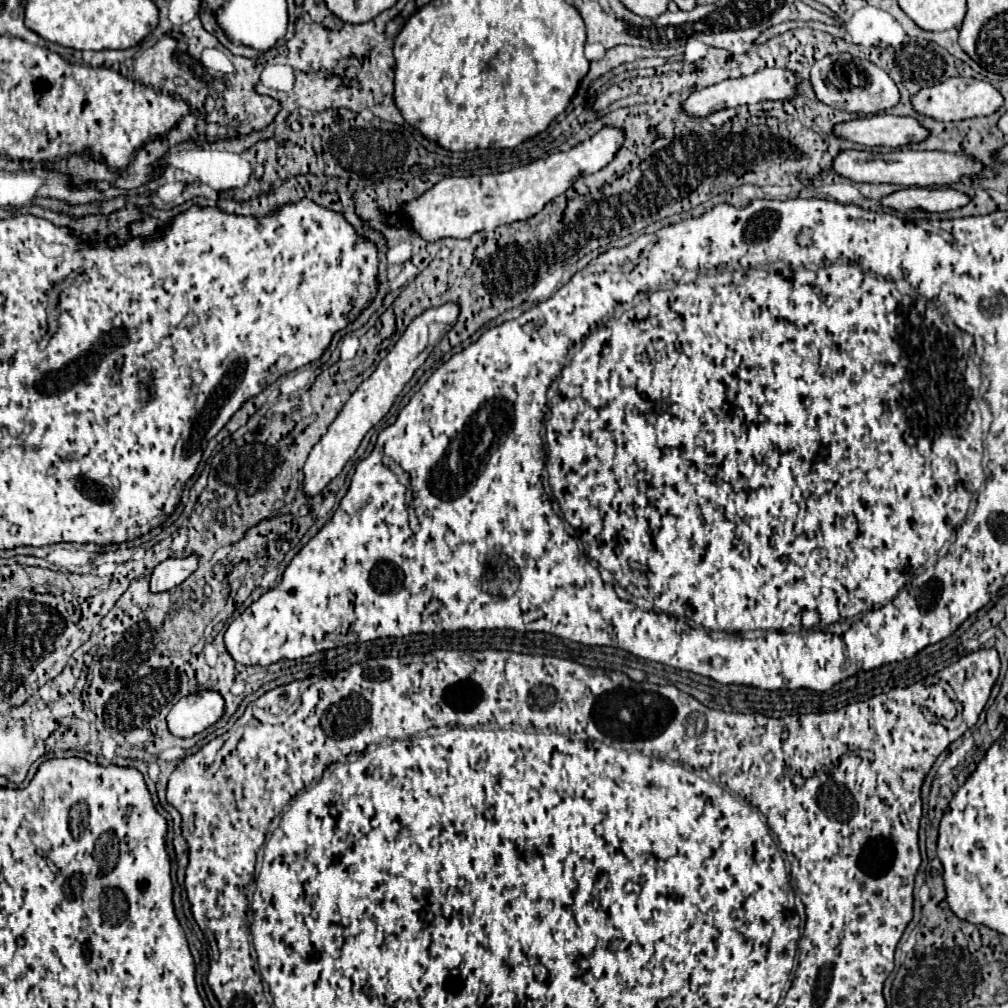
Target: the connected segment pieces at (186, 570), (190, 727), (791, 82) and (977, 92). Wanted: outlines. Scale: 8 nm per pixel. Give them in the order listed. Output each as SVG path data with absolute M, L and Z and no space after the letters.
M190 554L184 558L166 558L154 568L150 588L152 592L172 590L176 584L182 584L196 568L198 568L196 554Z
M216 690L184 696L168 714L168 728L174 736L190 738L216 724L224 714L224 698Z
M764 68L752 76L740 76L734 80L724 80L724 82L718 82L718 84L712 84L712 86L706 86L702 90L692 92L682 102L682 112L692 116L692 118L698 118L698 116L708 116L708 114L718 112L718 110L728 108L728 106L754 104L754 102L762 102L762 100L786 100L796 92L796 84L798 84L798 80L796 80L794 72L780 70L780 68Z
M958 76L958 78L948 78L942 84L918 90L910 98L910 102L912 102L912 108L918 114L930 116L930 118L940 120L940 122L952 122L952 120L966 120L966 118L976 118L976 116L988 116L988 114L996 112L1002 106L1004 98L992 84L988 84L984 80Z

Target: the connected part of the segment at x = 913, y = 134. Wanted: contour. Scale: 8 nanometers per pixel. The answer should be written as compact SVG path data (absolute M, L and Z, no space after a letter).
M876 114L876 116L862 116L856 120L848 120L842 124L836 124L832 132L838 138L864 144L868 148L874 146L888 146L898 148L906 144L914 144L924 140L928 132L920 128L920 124L914 118L900 118L892 114Z

